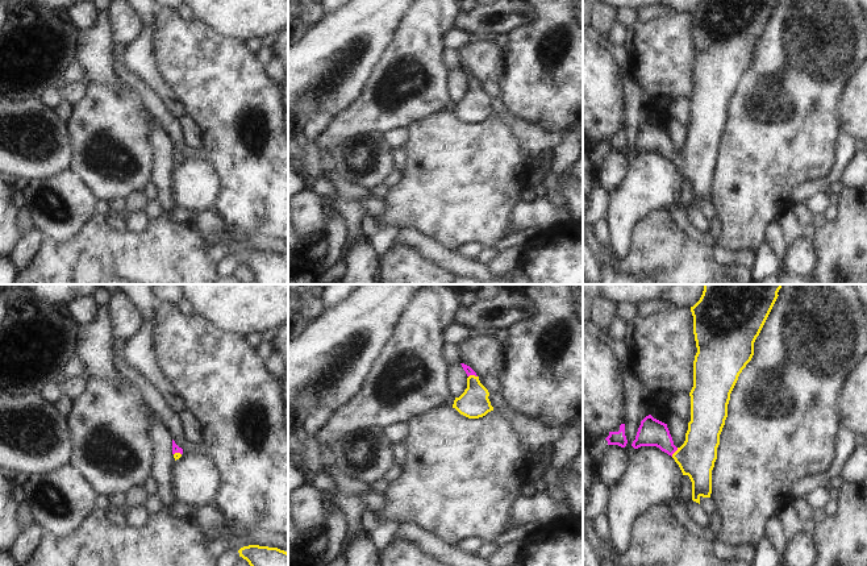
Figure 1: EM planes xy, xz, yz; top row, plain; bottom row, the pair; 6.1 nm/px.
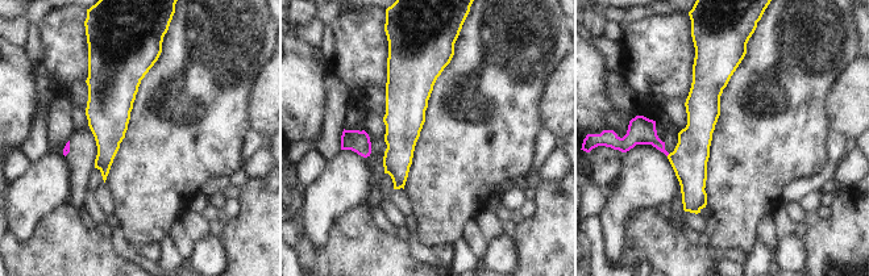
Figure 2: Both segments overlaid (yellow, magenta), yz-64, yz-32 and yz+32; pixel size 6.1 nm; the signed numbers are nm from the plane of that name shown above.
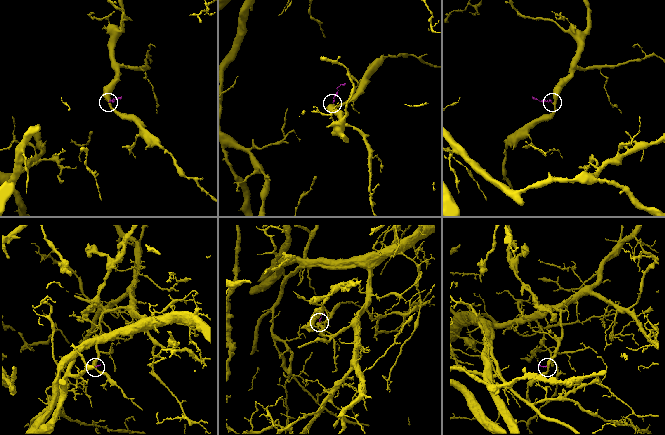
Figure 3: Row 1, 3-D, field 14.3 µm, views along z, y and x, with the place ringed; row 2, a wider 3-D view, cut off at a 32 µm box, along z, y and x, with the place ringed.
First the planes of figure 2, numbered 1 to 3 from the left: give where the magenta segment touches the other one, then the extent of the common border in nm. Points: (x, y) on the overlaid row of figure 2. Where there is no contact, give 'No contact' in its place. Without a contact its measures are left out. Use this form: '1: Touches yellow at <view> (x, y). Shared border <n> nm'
1: No contact
2: No contact
3: No contact

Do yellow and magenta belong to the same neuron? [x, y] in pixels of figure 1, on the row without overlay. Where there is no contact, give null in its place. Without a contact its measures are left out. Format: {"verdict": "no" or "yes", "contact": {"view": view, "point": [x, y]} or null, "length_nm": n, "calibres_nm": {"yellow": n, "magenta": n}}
{"verdict": "yes", "contact": {"view": "yz", "point": [675, 157]}, "length_nm": 70, "calibres_nm": {"yellow": 240, "magenta": 170}}

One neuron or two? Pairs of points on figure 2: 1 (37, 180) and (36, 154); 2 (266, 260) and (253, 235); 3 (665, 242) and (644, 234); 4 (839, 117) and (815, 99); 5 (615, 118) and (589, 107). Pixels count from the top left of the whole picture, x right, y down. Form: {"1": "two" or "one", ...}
{"1": "two", "2": "one", "3": "one", "4": "two", "5": "two"}

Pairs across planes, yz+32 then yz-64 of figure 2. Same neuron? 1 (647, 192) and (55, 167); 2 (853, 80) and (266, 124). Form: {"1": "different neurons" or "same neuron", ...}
{"1": "same neuron", "2": "same neuron"}

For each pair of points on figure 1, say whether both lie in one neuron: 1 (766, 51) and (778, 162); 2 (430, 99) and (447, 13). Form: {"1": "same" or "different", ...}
{"1": "same", "2": "same"}

